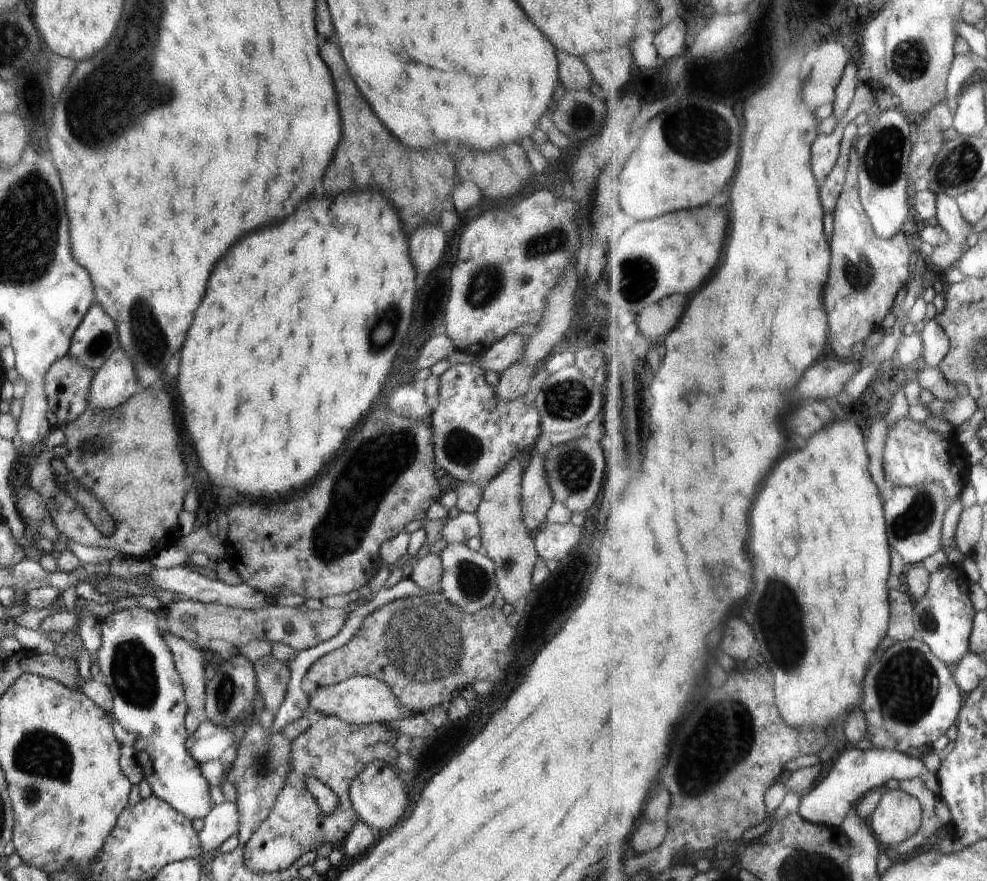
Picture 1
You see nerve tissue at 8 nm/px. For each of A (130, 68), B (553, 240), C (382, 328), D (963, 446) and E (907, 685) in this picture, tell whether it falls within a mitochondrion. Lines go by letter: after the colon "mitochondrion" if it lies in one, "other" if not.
A: mitochondrion
B: mitochondrion
C: mitochondrion
D: other
E: mitochondrion

